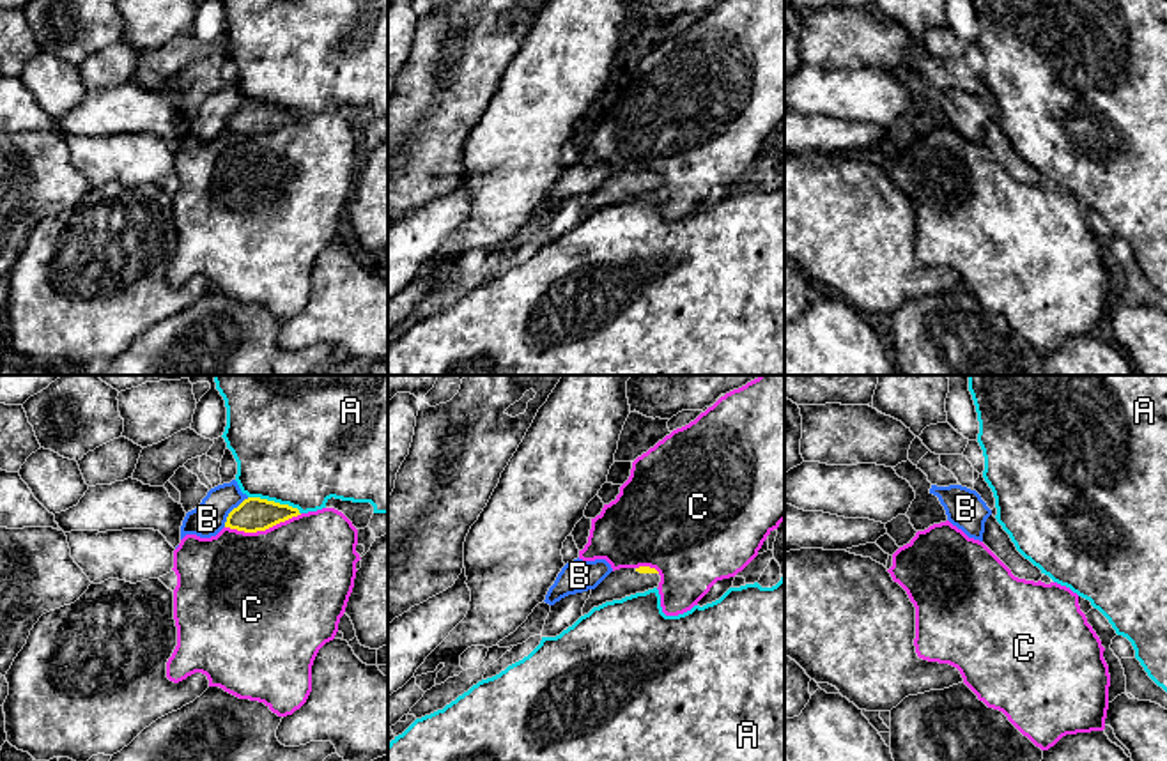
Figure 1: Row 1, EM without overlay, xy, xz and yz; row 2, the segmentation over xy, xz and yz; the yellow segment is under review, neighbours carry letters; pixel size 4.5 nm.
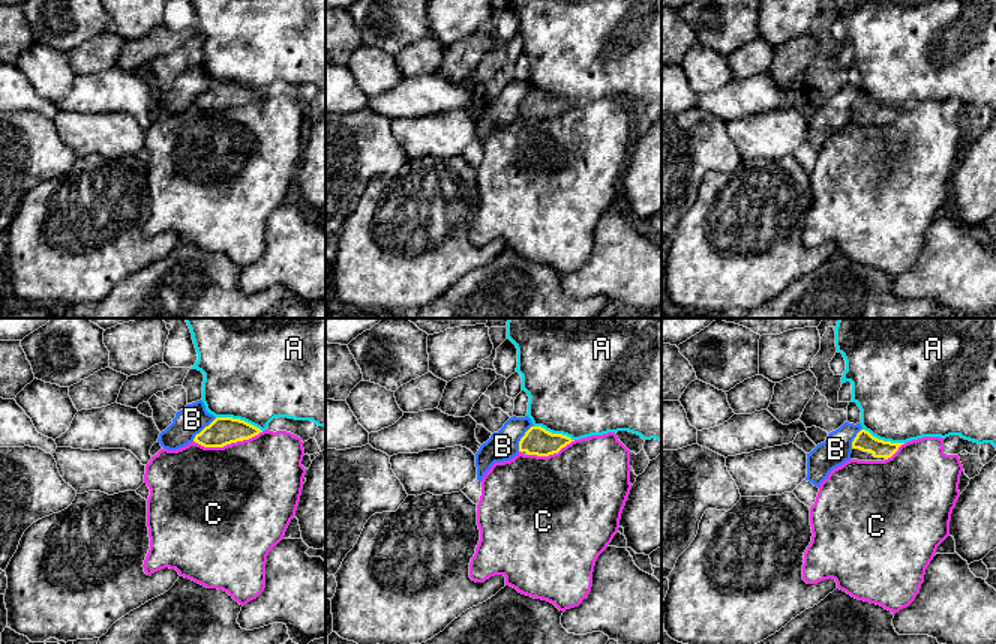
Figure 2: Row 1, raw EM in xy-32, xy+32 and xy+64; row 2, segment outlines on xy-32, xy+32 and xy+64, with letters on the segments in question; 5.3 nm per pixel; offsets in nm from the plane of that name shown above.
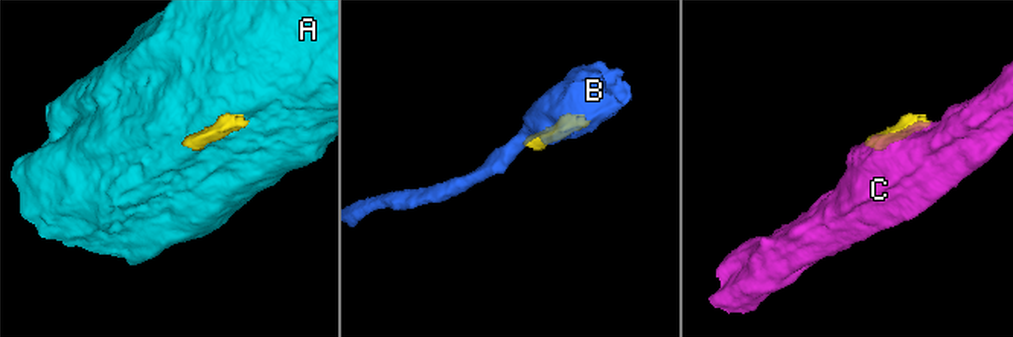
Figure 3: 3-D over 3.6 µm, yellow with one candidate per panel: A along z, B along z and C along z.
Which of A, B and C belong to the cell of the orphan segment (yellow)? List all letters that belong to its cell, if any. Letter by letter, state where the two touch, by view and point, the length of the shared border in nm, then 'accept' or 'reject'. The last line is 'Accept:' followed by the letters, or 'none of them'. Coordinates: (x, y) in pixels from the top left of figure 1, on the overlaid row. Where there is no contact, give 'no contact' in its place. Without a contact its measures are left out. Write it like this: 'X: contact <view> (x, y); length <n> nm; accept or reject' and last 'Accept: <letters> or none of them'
A: contact xy (273, 501); length 260 nm; reject
B: contact xy (232, 510); length 180 nm; reject
C: contact xy (262, 530); length 360 nm; reject
Accept: none of them

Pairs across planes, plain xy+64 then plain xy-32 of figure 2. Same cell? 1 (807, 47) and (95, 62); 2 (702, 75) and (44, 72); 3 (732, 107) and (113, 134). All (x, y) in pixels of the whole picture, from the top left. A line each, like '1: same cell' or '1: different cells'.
1: different cells
2: same cell
3: different cells

